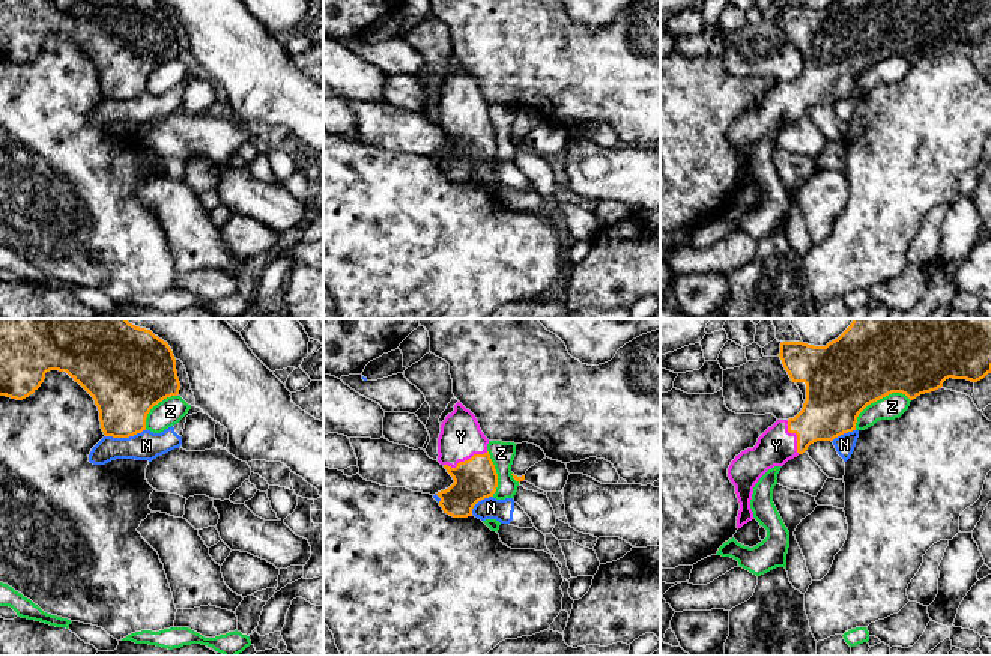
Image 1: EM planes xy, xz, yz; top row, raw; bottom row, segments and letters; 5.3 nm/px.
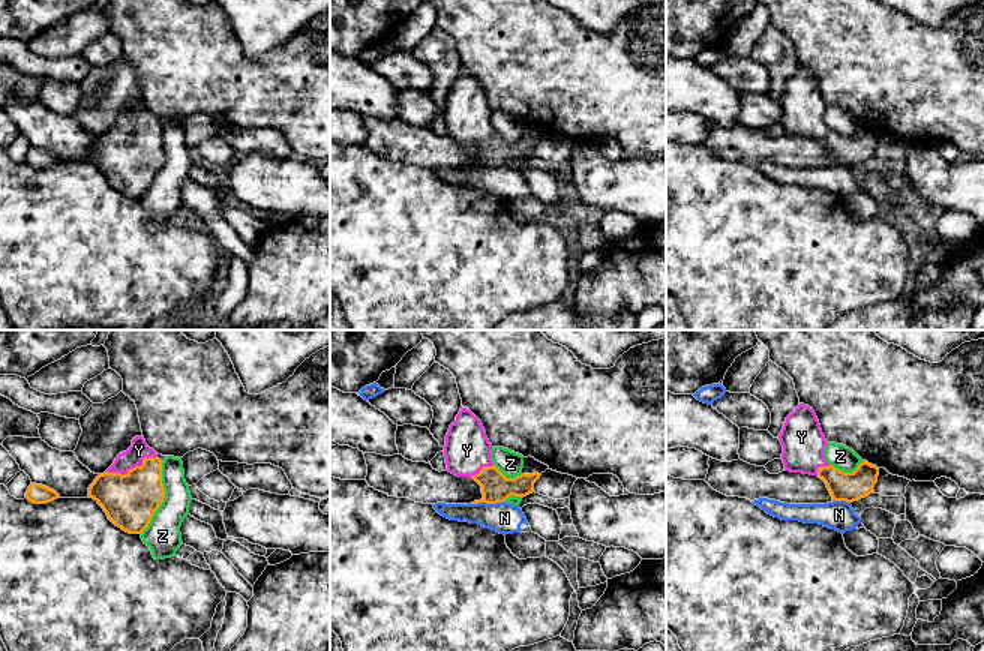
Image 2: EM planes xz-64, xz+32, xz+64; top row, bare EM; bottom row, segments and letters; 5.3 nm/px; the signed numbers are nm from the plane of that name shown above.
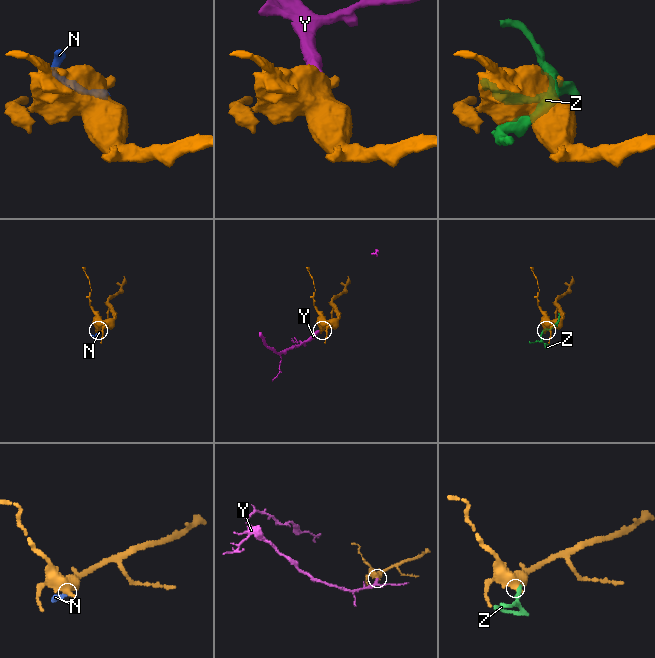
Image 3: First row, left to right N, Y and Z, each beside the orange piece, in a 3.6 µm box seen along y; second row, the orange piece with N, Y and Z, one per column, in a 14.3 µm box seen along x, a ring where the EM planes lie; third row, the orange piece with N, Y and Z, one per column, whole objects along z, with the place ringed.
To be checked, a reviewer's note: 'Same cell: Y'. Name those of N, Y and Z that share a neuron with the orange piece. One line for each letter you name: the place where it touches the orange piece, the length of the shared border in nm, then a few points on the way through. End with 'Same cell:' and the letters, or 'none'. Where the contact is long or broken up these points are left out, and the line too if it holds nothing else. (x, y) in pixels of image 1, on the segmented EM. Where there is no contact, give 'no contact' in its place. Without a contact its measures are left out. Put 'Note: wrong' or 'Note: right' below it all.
Y: contact xz (465, 461); length 260 nm; way xz (475, 479), (465, 461), (460, 437)
Same cell: Y
Note: right

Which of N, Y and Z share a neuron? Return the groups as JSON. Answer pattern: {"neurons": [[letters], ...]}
{"neurons": [["N"], ["Y"], ["Z"]]}

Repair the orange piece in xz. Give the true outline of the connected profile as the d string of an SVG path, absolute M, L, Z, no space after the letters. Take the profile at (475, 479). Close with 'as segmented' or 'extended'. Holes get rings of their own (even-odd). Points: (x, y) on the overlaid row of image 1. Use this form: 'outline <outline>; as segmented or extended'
outline M457 402L442 421L438 438L438 462L454 480L448 489L436 494L444 513L472 516L474 506L496 492L498 474L487 444L475 415Z; extended

